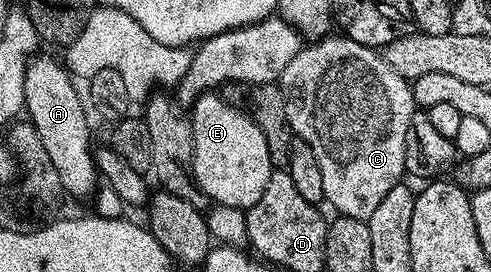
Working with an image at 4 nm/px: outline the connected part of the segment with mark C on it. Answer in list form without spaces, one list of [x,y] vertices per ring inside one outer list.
[[[328,35],[300,49],[298,55],[293,59],[293,63],[289,63],[289,67],[285,67],[277,84],[283,91],[285,115],[289,127],[293,131],[297,131],[298,136],[307,141],[309,147],[313,147],[313,155],[317,155],[317,163],[321,167],[321,180],[325,187],[324,202],[328,206],[331,204],[336,209],[334,211],[336,214],[345,217],[364,219],[371,217],[373,210],[381,203],[381,199],[385,199],[385,195],[389,195],[389,191],[393,191],[393,187],[400,184],[405,177],[405,131],[409,131],[409,119],[413,119],[413,115],[417,111],[412,86],[404,77],[397,75],[397,71],[393,71],[393,67],[389,67],[389,63],[385,63],[383,56],[372,46],[362,45],[342,35]]]

